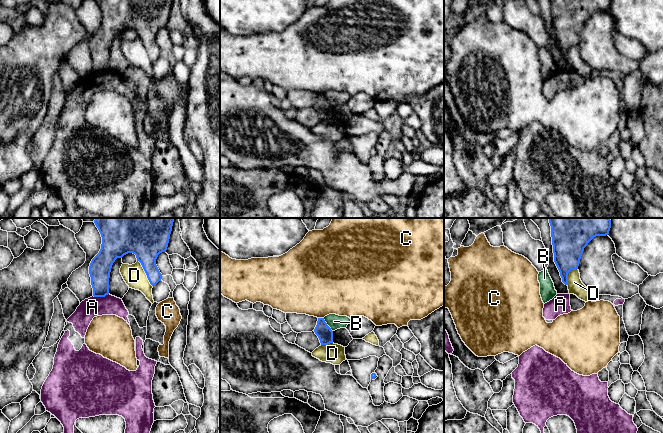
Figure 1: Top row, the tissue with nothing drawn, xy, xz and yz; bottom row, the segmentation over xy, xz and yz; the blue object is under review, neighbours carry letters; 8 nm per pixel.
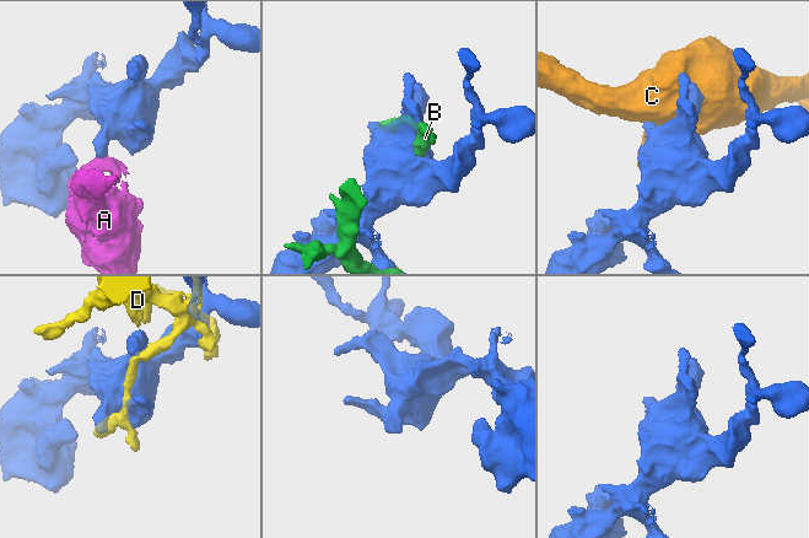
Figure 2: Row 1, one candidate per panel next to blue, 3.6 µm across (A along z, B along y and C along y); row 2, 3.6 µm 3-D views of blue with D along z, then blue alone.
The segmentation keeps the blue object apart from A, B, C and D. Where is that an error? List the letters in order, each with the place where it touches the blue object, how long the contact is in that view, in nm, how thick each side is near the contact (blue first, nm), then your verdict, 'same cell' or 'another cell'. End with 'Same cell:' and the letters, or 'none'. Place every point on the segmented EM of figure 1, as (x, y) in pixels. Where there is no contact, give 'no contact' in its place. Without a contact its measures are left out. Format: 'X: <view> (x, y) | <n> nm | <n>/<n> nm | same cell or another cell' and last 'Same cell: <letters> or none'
A: xy (100, 296) | 130 nm | 180/160 nm | another cell
B: xz (327, 325) | 130 nm | 120/120 nm | another cell
C: xz (321, 318) | 50 nm | 120/460 nm | another cell
D: xy (145, 272) | 240 nm | 280/180 nm | another cell
Same cell: none

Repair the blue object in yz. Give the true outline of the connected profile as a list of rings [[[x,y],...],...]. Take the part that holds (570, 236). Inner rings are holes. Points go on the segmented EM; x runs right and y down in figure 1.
[[[549,218],[554,262],[562,282],[568,285],[568,273],[578,269],[584,248],[596,236],[606,236],[610,218]]]

